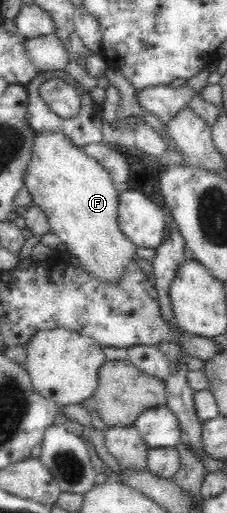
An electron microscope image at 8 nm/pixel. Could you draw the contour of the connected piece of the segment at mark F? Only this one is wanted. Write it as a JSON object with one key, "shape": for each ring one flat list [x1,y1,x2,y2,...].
{"shape":[[36,133,35,135,35,147,33,160,29,163,28,171,25,174,25,186,27,190,31,193,33,197,33,205,41,207,45,214,47,215,49,224,50,224,50,232,55,235,55,237,59,238,58,241,61,243,65,243,65,247,68,252,77,259,77,263,79,263,79,267,85,270,85,273,88,273,91,277,94,277,97,281,101,283,108,283,109,285,117,285,117,283,121,283,123,281,123,277,127,275,127,269,129,267,135,266,135,259,138,257,137,255,137,246,129,240,124,232,121,231,120,225,118,224,118,204,120,197,120,189,112,181,112,178,109,176,109,173,97,163,97,161,89,158,89,156,85,156,83,153,83,148,75,147,62,133]]}

